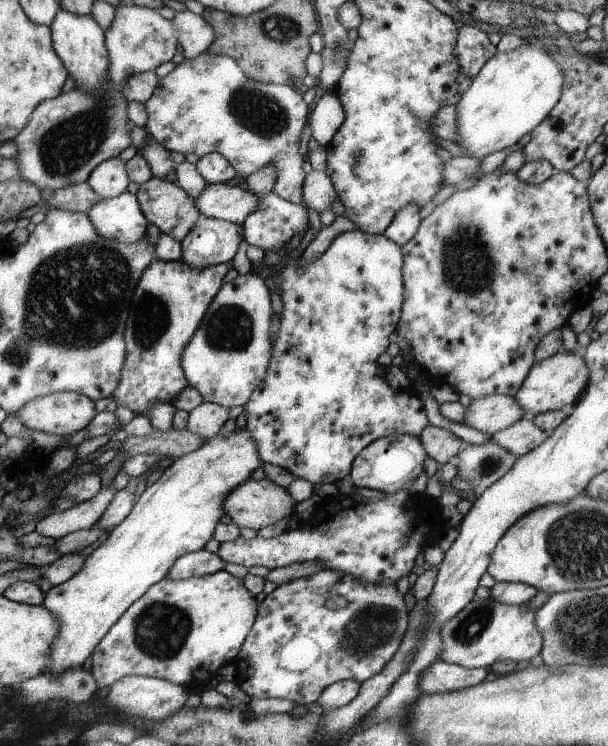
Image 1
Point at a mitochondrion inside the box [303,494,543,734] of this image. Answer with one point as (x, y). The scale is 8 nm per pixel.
(371, 627)

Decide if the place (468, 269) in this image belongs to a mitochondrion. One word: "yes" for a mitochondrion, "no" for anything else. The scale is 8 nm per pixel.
yes

